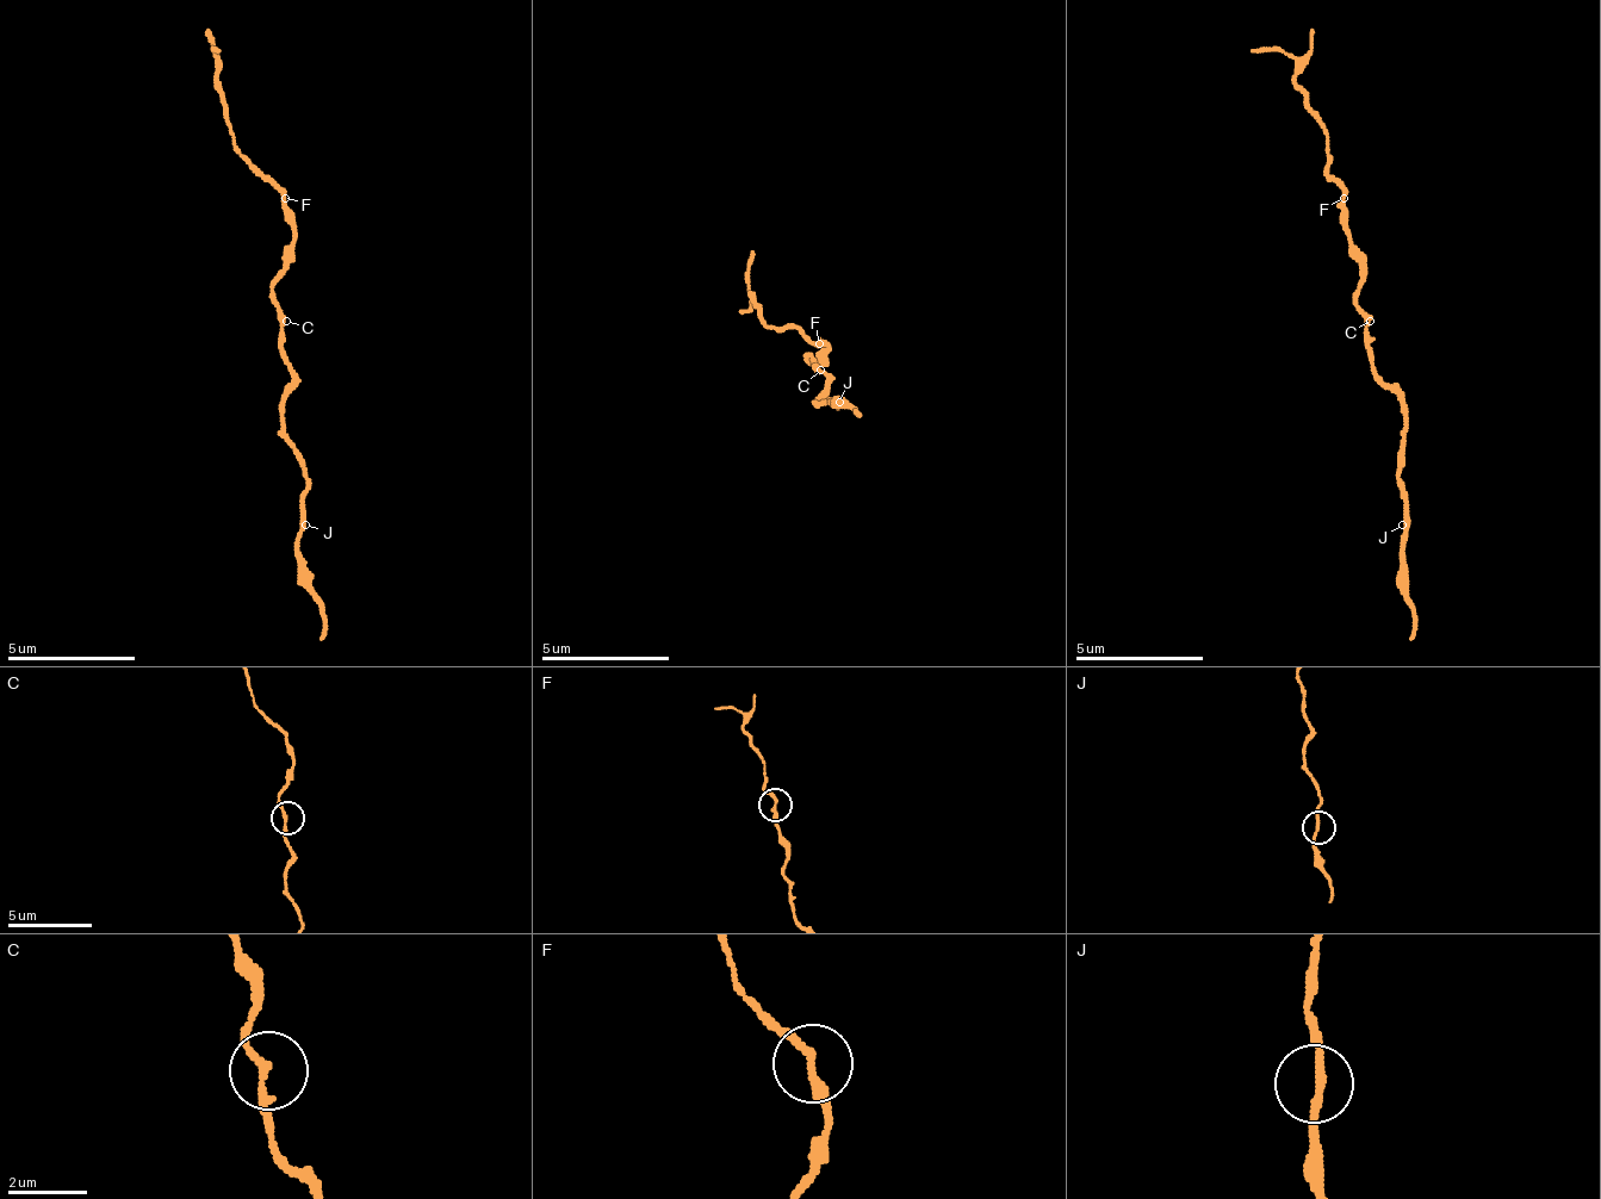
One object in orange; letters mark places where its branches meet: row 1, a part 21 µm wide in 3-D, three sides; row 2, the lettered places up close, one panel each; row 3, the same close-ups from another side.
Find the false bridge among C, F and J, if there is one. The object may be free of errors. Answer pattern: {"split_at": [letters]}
{"split_at": ["F"]}

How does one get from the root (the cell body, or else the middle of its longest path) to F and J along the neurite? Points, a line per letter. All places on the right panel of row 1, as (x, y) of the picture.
F: (1364, 321), (1364, 308), (1358, 302), (1358, 243), (1345, 224), (1345, 199)
J: (1364, 321), (1364, 346), (1370, 353), (1370, 372), (1402, 403), (1402, 525)

